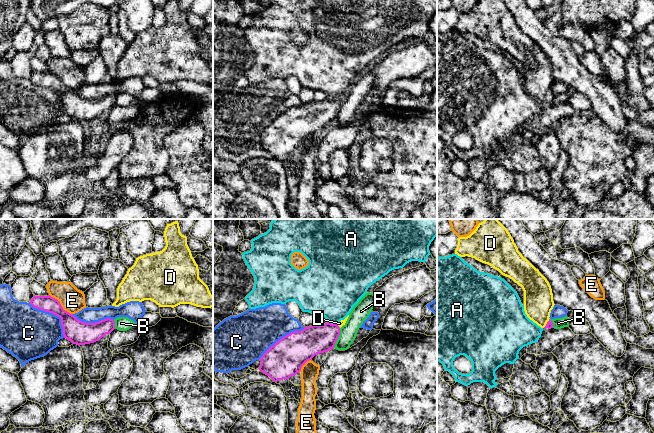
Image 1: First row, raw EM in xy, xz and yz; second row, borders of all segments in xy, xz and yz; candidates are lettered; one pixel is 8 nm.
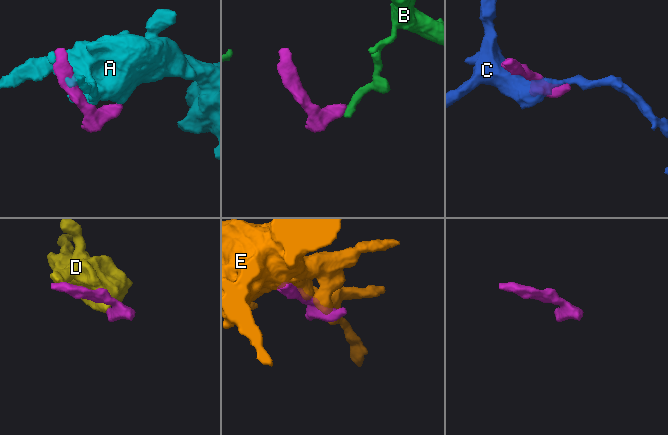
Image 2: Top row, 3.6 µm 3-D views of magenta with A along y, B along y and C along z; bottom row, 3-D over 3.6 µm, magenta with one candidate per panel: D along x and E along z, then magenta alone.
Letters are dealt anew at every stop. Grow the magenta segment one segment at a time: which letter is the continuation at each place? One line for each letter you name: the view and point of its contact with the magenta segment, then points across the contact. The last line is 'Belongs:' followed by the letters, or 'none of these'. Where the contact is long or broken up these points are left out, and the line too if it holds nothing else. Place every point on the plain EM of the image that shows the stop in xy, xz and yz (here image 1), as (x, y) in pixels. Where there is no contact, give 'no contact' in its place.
D: meets magenta in yz at (547, 99); runs through yz (549, 101), (547, 99), (539, 90), (538, 75)
Belongs: D

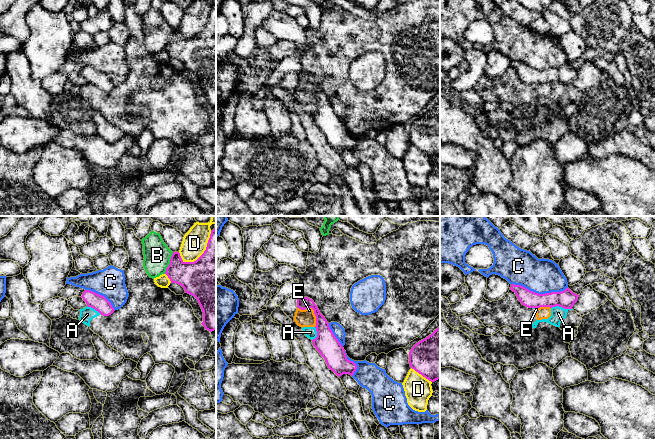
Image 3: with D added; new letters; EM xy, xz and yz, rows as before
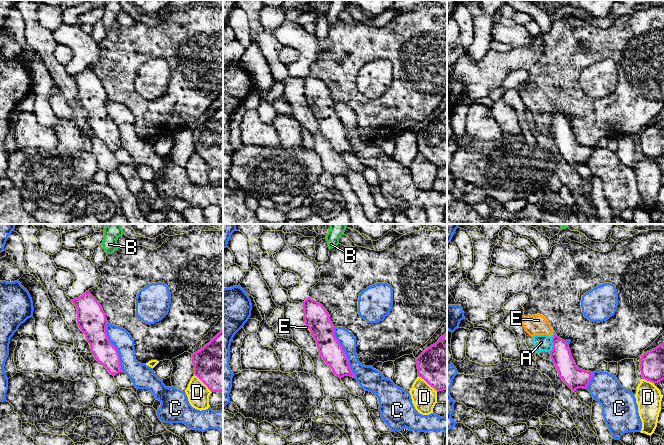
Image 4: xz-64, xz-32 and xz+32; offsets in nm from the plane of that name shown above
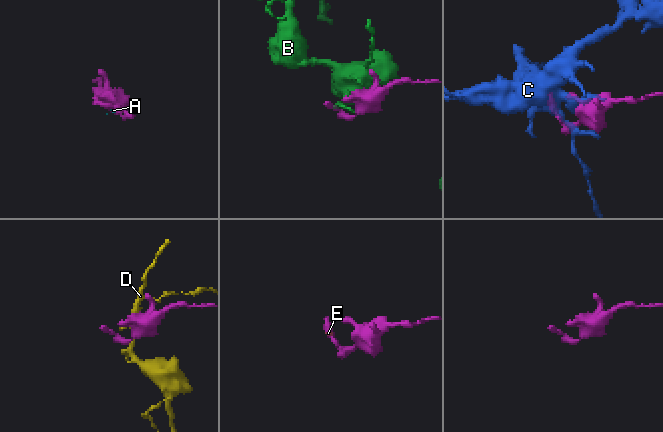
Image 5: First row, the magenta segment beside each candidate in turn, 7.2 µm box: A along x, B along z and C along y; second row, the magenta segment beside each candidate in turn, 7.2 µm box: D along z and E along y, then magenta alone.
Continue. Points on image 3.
Belongs: none of these

